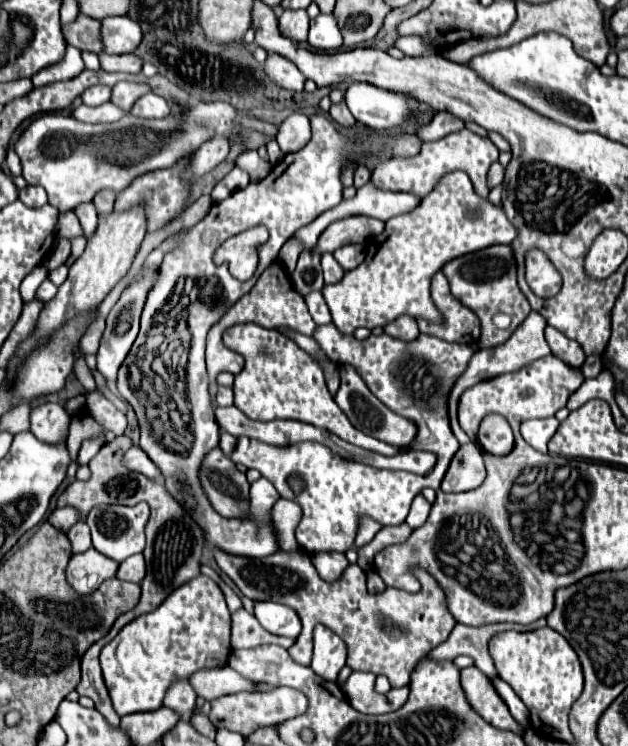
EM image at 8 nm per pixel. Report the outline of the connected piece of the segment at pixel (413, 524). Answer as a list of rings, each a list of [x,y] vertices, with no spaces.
[[[415,497],[415,499],[413,499],[413,505],[411,505],[411,511],[409,511],[409,517],[407,517],[405,523],[407,523],[411,529],[421,527],[421,525],[427,521],[429,509],[431,509],[431,505],[427,503],[425,497]]]

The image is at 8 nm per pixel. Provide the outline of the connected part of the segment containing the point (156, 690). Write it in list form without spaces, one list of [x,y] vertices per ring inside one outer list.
[[[199,575],[175,589],[155,611],[127,623],[101,651],[101,669],[115,711],[123,717],[163,707],[167,689],[201,669],[225,667],[231,655],[231,615],[219,585]]]

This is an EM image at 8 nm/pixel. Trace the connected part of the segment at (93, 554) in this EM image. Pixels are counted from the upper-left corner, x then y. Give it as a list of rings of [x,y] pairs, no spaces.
[[[91,547],[85,553],[77,553],[71,557],[67,565],[67,581],[79,593],[87,595],[95,591],[105,579],[115,577],[117,569],[119,569],[117,561],[105,557],[103,553],[97,553],[97,549]]]

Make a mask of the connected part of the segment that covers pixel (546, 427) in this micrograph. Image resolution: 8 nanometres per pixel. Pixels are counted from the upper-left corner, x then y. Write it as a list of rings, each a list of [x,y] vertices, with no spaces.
[[[555,417],[531,419],[531,421],[521,423],[521,435],[533,449],[547,453],[547,443],[555,435],[557,427],[559,427],[559,421]]]

